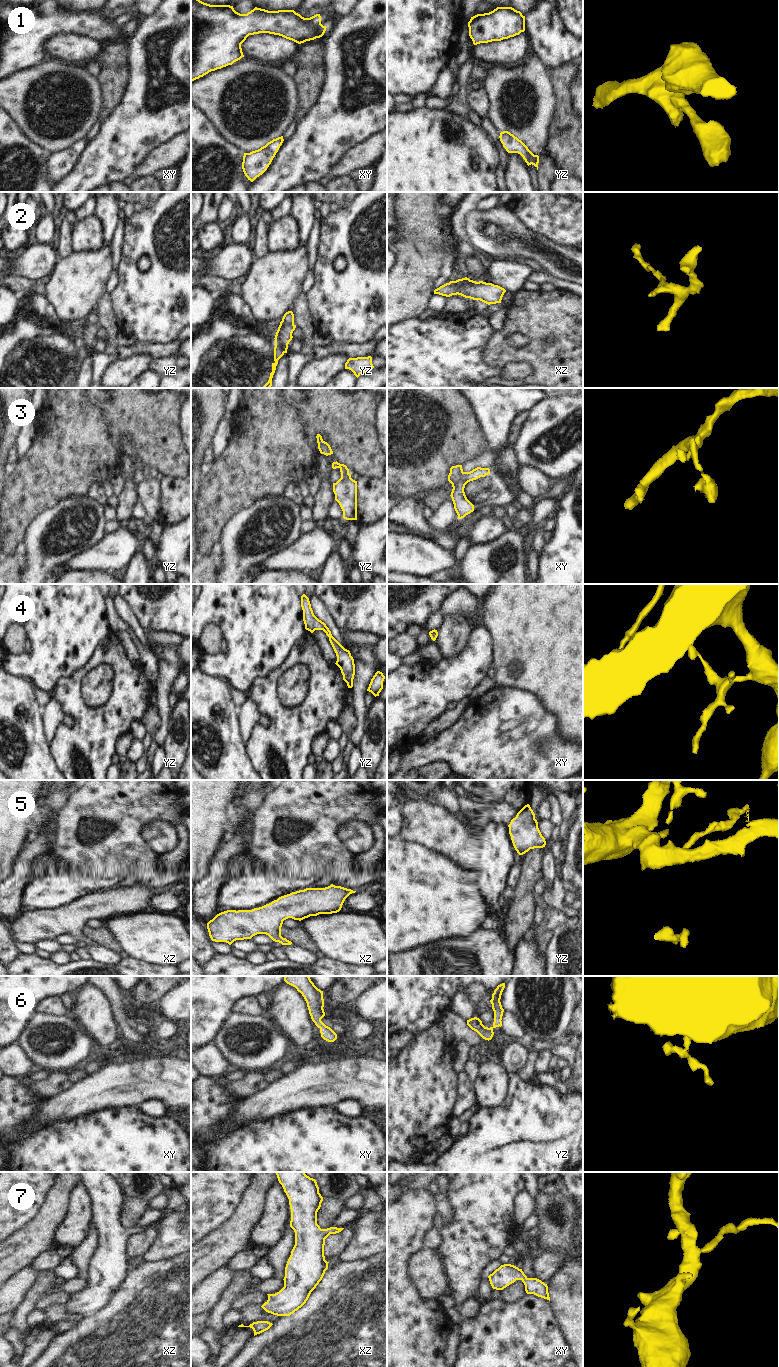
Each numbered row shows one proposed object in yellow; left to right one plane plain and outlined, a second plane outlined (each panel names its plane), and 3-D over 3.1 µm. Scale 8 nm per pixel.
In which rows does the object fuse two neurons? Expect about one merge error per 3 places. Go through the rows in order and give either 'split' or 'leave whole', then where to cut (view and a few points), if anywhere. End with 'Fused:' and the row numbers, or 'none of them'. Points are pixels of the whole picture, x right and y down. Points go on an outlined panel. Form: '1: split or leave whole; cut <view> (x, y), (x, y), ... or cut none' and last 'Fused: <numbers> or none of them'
1: leave whole; cut none
2: split; cut yz (275, 338), (284, 352)
3: split; cut xy (463, 472), (452, 486)
4: leave whole; cut none
5: leave whole; cut none
6: leave whole; cut none
7: leave whole; cut none
Fused: 2, 3

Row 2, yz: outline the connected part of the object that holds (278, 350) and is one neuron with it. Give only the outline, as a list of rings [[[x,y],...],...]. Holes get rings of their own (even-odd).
[[[275,339],[275,347],[274,347],[274,363],[272,363],[272,372],[270,373],[270,377],[268,382],[263,386],[263,388],[270,388],[272,386],[272,378],[276,370],[276,366],[278,364],[278,360],[284,355],[284,351],[282,345]]]

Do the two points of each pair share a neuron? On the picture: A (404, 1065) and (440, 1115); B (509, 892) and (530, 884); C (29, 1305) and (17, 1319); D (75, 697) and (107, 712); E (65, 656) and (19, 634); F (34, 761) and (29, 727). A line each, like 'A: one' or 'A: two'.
A: one
B: two
C: one
D: one
E: two
F: one

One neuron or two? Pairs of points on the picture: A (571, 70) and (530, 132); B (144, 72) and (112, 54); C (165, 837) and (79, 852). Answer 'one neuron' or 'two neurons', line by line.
A: two neurons
B: two neurons
C: two neurons

